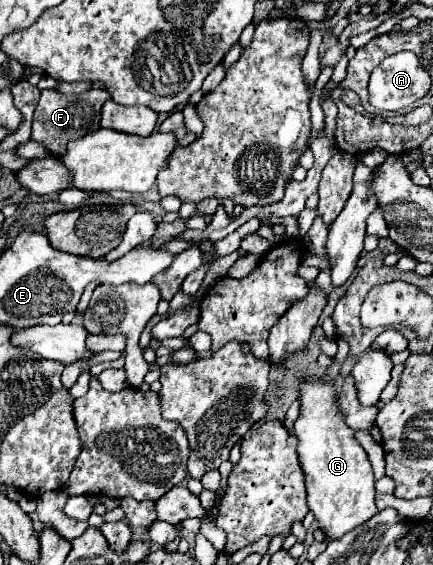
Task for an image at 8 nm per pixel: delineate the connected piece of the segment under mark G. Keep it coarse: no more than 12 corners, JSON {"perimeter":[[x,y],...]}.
{"perimeter":[[307,377],[295,421],[307,503],[327,541],[367,523],[373,471]]}

